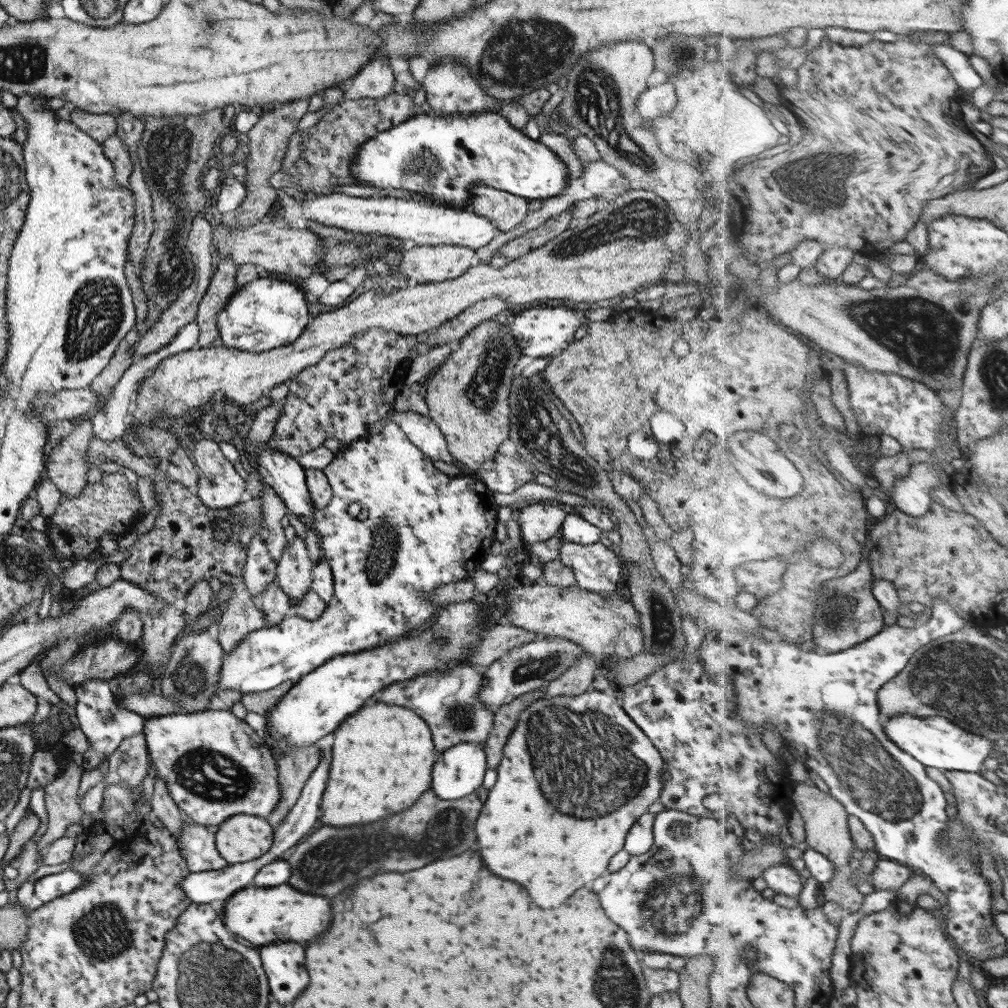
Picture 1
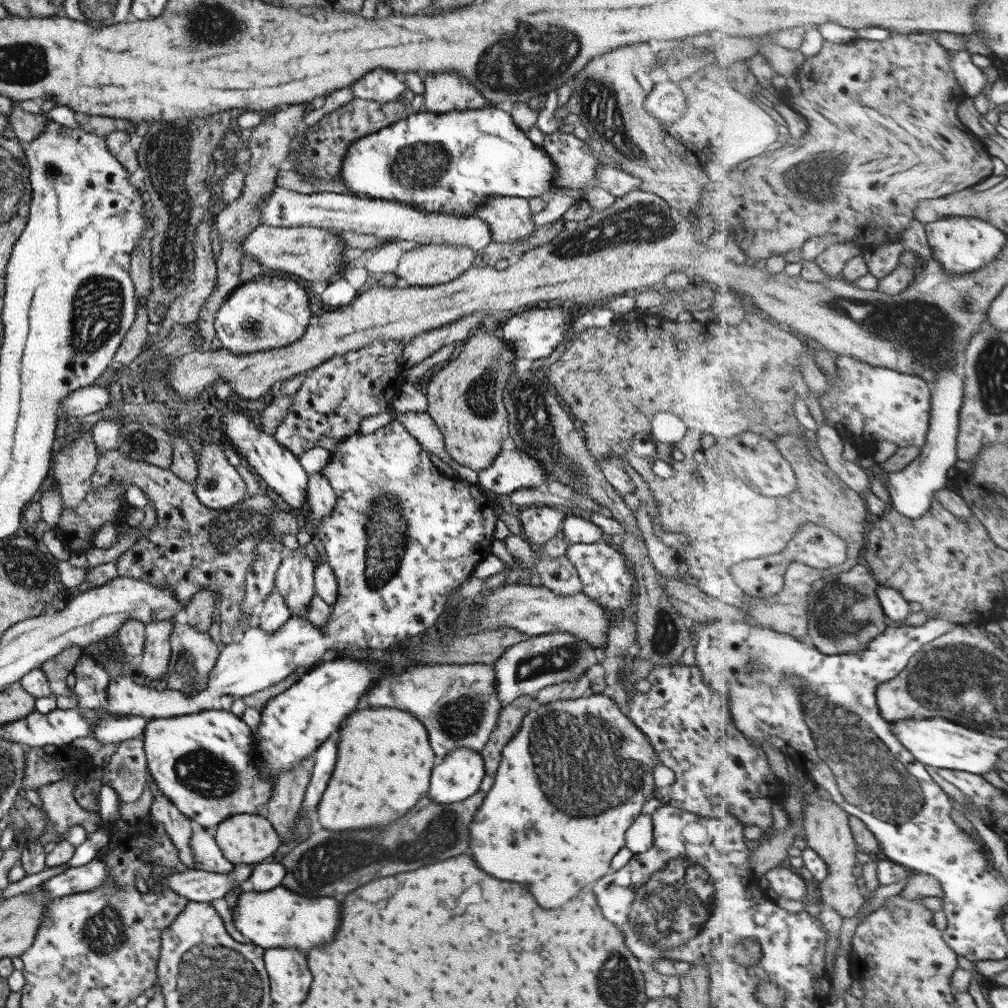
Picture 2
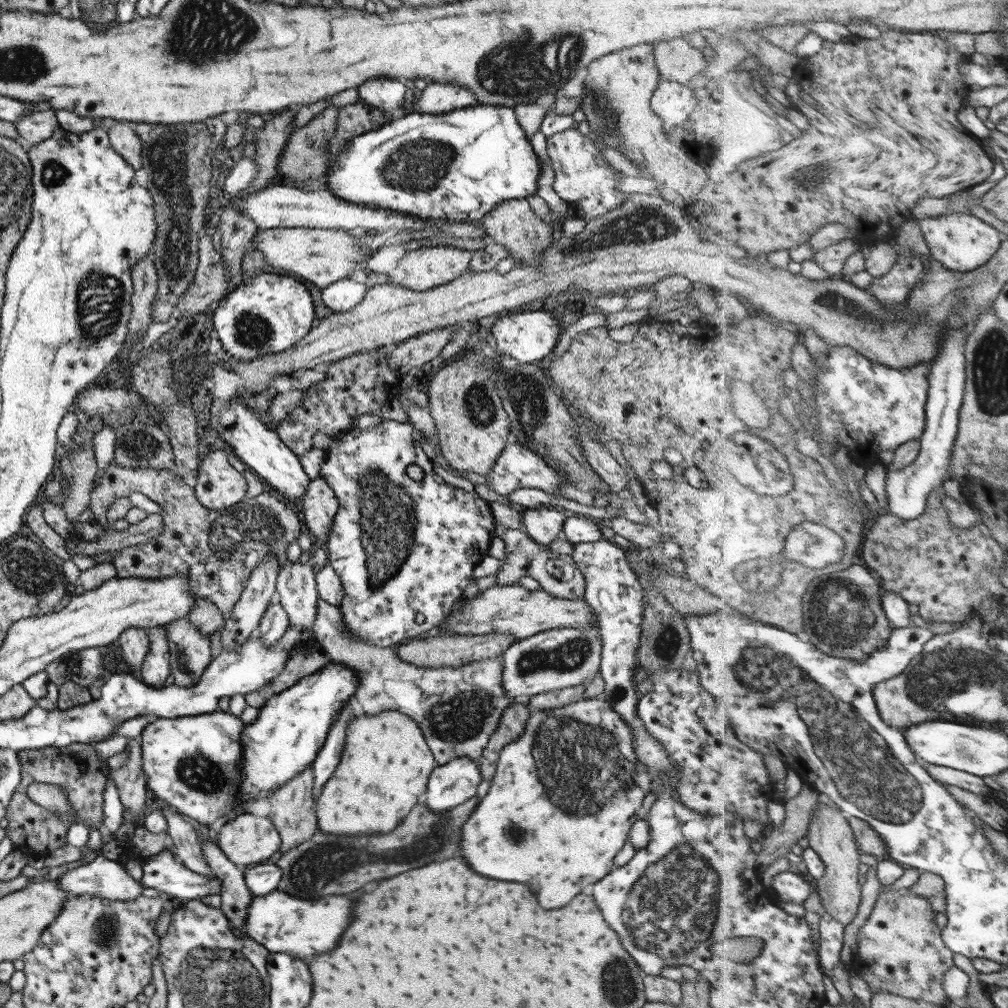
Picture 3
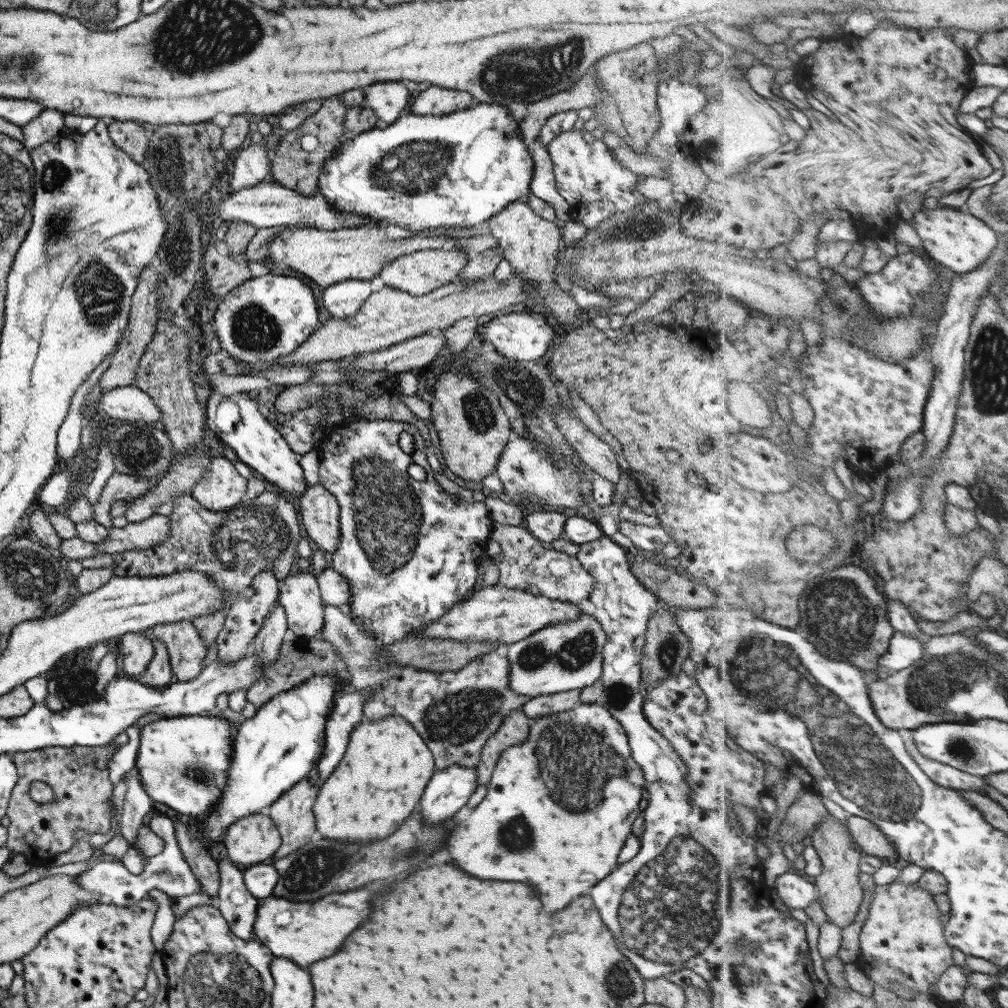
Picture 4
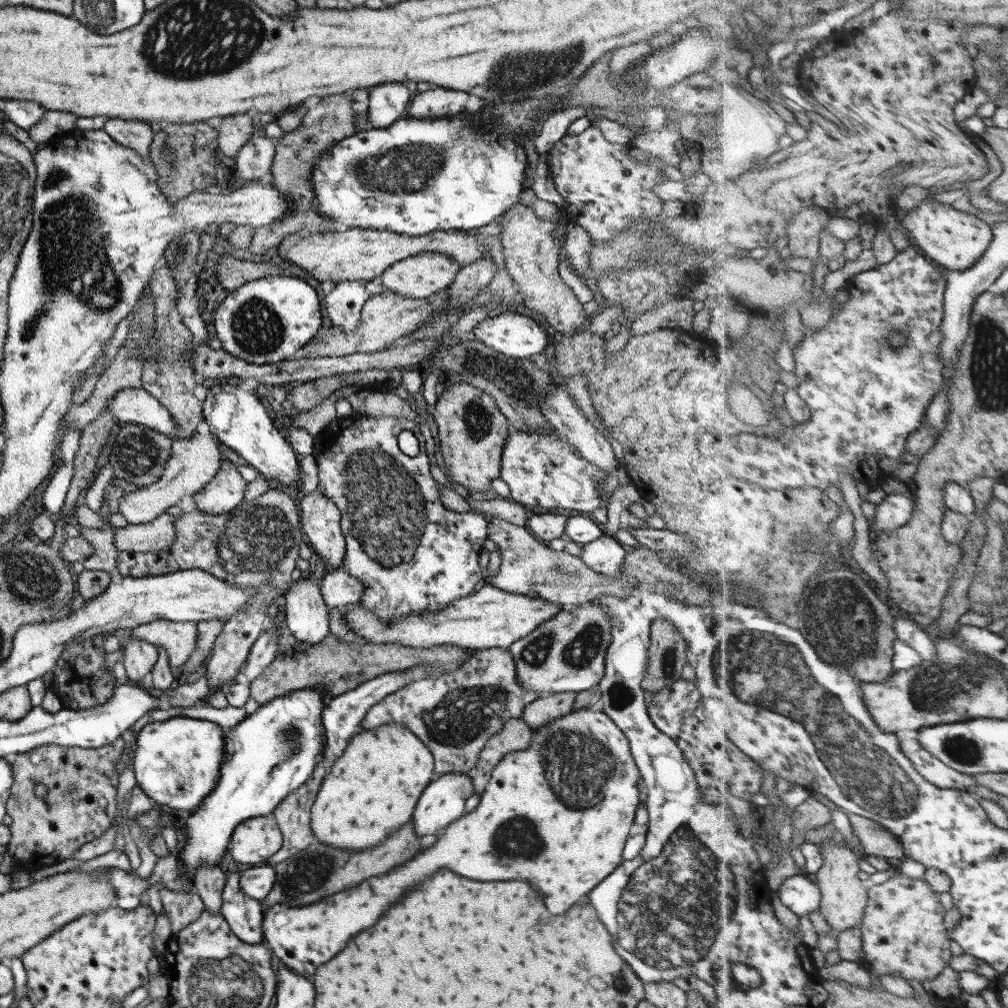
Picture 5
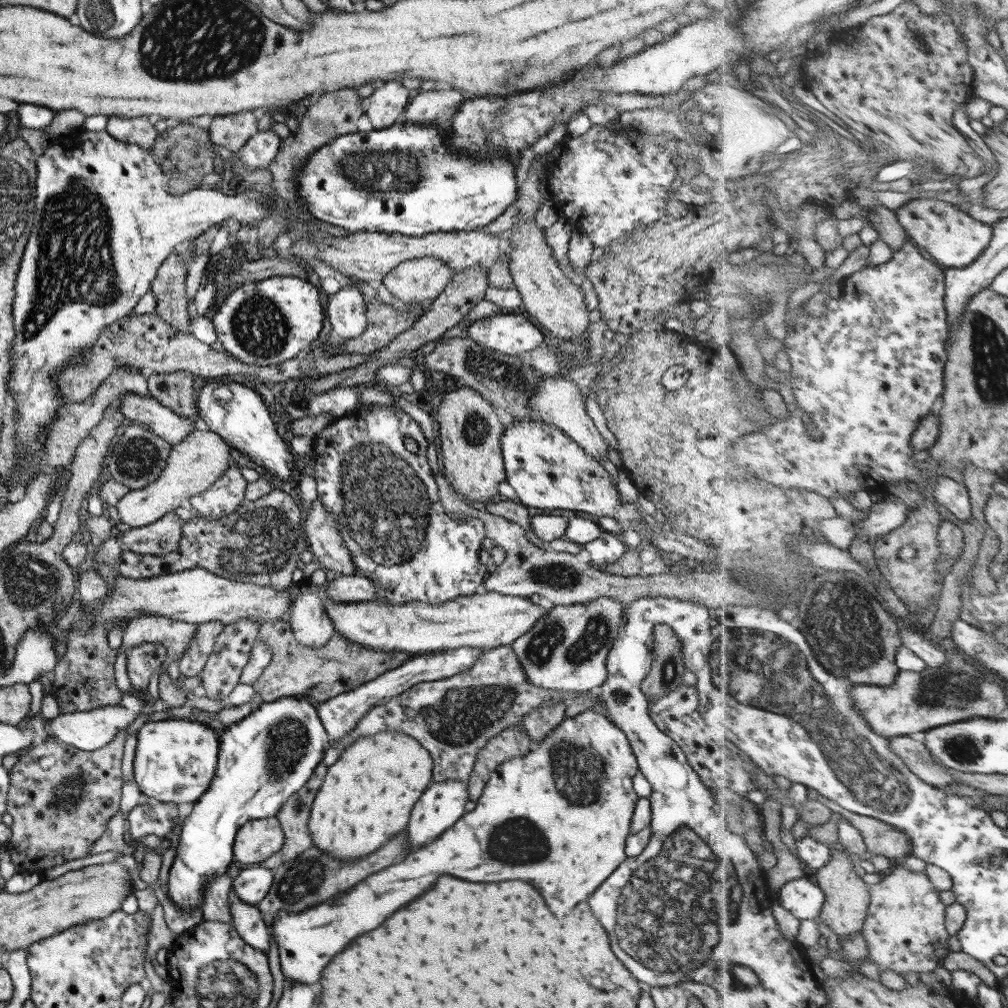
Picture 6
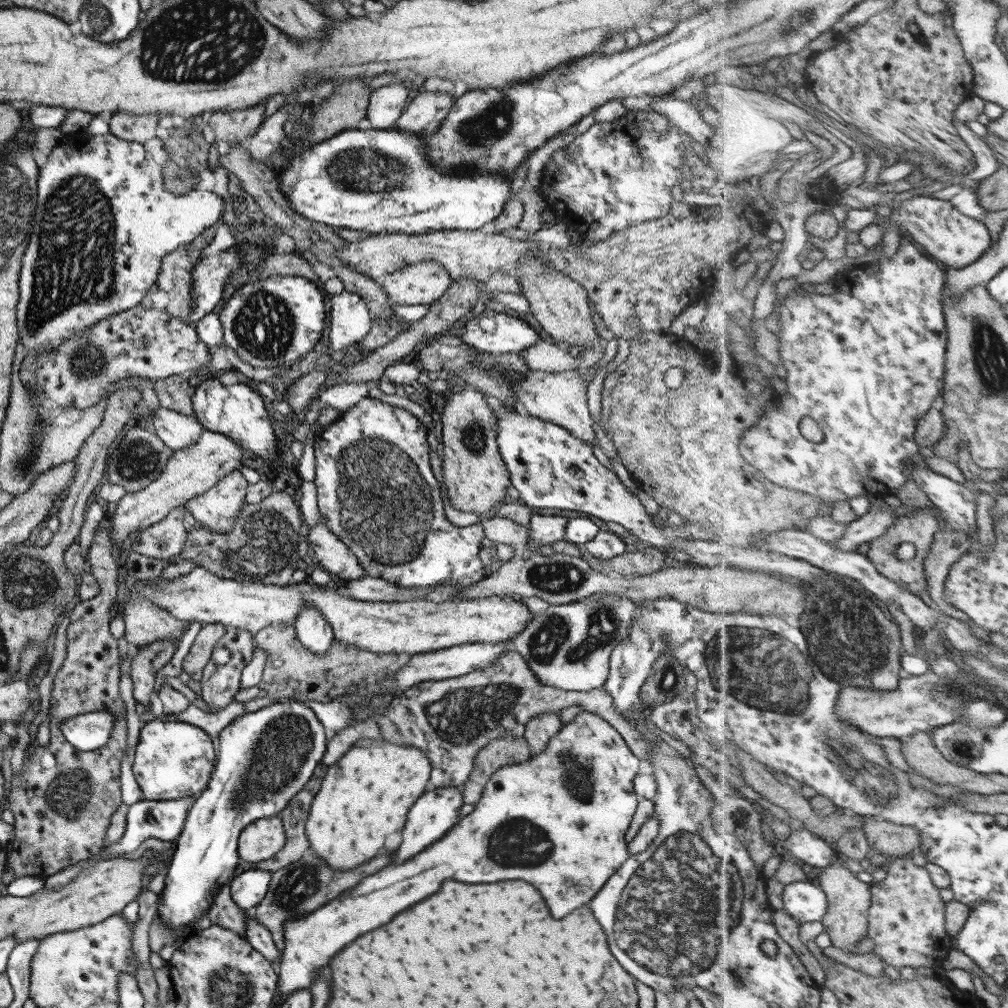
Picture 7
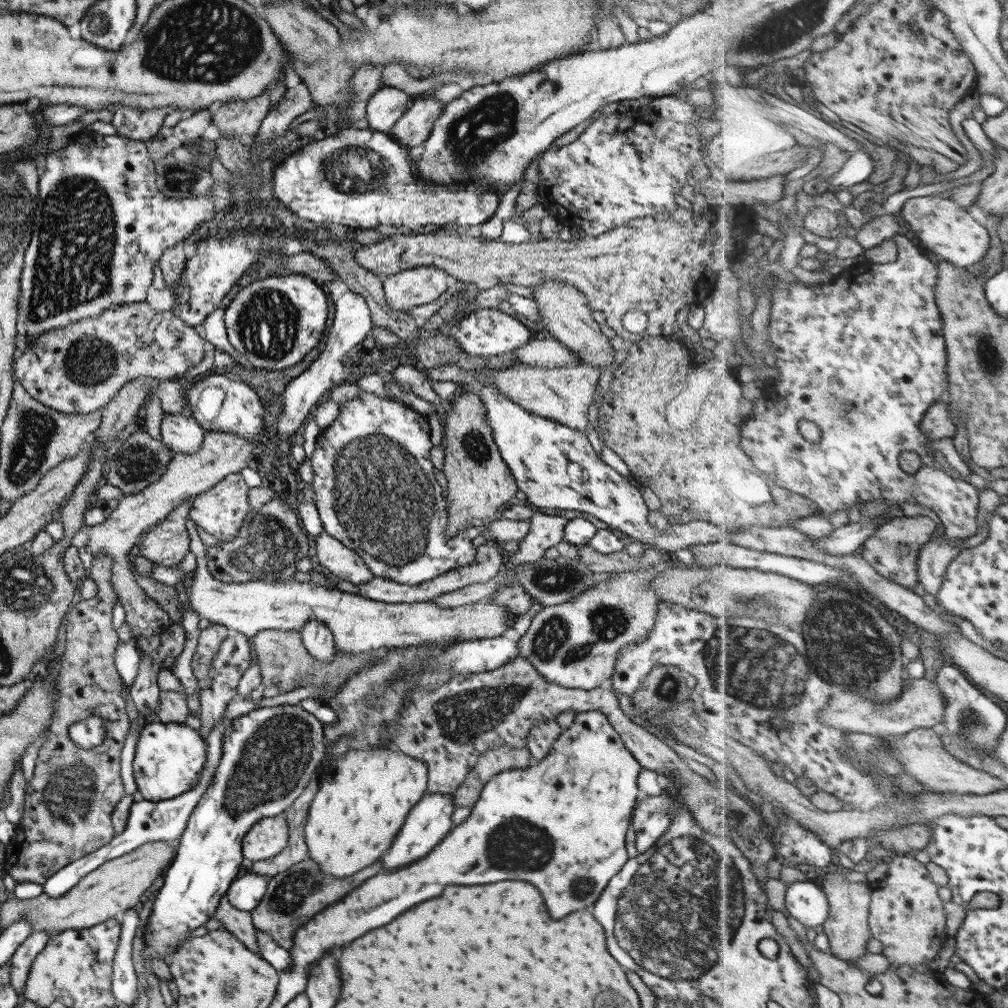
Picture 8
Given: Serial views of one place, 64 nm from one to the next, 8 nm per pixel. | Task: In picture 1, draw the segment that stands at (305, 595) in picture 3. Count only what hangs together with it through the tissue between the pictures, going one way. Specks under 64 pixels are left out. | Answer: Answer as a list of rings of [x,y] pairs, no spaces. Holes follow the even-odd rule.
[[[296,536],[284,547],[278,561],[275,579],[278,586],[289,594],[290,601],[299,601],[311,588],[311,572],[314,565],[304,539]]]

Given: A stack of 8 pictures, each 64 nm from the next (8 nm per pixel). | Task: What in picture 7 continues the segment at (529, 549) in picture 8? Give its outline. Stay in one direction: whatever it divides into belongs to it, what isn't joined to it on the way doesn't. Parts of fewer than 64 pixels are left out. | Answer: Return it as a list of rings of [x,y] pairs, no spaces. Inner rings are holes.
[[[533,514],[530,521],[529,547],[533,551],[540,551],[540,545],[551,545],[564,539],[569,519],[561,515]]]

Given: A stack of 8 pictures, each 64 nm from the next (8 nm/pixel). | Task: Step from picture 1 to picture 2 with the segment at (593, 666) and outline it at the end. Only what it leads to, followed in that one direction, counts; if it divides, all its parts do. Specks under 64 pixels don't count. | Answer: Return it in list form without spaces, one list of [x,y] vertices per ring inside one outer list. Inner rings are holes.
[[[588,670],[580,675],[580,678],[574,678],[570,682],[562,682],[557,685],[546,686],[540,690],[535,698],[535,703],[544,706],[552,701],[558,700],[576,700],[589,694],[592,681],[593,670]]]

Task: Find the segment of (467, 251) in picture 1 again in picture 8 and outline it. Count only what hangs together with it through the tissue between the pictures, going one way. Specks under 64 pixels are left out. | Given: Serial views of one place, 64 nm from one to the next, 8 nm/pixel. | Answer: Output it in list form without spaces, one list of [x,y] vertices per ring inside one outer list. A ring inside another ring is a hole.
[[[432,266],[402,270],[384,277],[382,282],[387,303],[403,313],[438,300],[448,290],[448,274]]]

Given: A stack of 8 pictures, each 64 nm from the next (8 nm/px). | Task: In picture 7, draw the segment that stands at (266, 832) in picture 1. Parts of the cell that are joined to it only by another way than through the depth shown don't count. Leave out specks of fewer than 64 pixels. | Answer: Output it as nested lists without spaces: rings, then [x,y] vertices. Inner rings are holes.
[[[279,817],[252,822],[240,833],[237,851],[246,862],[262,862],[272,858],[286,844],[287,836]]]

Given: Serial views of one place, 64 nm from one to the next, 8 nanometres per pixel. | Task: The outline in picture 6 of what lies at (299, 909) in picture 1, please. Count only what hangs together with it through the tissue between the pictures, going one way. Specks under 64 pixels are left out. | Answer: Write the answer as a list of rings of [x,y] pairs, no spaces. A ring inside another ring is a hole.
[[[586,710],[574,718],[565,718],[564,722],[560,723],[556,728],[553,728],[547,735],[544,735],[540,745],[534,745],[532,750],[526,754],[526,756],[514,757],[505,760],[502,764],[499,764],[492,774],[490,774],[489,781],[484,787],[483,793],[477,800],[476,806],[470,812],[465,813],[456,823],[454,823],[448,830],[445,830],[440,837],[432,840],[430,843],[418,848],[418,850],[411,851],[404,860],[399,860],[390,866],[380,870],[378,874],[370,874],[370,878],[362,880],[358,886],[350,888],[348,892],[340,892],[336,897],[332,897],[327,901],[321,902],[316,906],[311,906],[306,910],[289,913],[288,911],[277,912],[273,916],[273,921],[269,933],[274,942],[278,944],[278,952],[280,953],[280,964],[282,968],[285,980],[288,982],[299,982],[314,984],[320,980],[320,972],[322,968],[330,962],[330,958],[334,958],[338,952],[344,950],[344,946],[354,940],[356,936],[364,934],[364,932],[370,932],[372,928],[380,926],[380,922],[384,922],[390,914],[394,914],[394,910],[406,906],[412,898],[420,896],[424,890],[432,888],[434,882],[438,880],[440,874],[450,874],[450,876],[456,876],[456,878],[462,878],[462,880],[468,880],[468,882],[502,882],[502,880],[526,880],[528,884],[536,886],[536,890],[540,890],[542,898],[546,900],[550,912],[554,916],[566,916],[572,912],[572,908],[578,904],[578,902],[584,902],[610,874],[612,874],[620,863],[629,860],[625,853],[625,842],[630,835],[630,823],[634,814],[634,808],[636,808],[636,801],[639,796],[633,787],[633,780],[637,773],[640,771],[639,766],[630,747],[630,742],[627,740],[625,732],[613,722],[610,722],[608,718],[600,714],[592,712],[592,710]]]

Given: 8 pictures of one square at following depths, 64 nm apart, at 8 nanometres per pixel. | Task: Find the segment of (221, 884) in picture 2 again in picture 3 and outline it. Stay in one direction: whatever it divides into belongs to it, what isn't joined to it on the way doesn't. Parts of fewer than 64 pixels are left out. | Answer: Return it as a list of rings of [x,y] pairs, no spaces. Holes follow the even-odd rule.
[[[170,844],[169,848],[164,848],[158,854],[152,857],[144,857],[144,863],[142,863],[143,879],[140,884],[130,877],[124,865],[117,861],[106,859],[102,854],[99,854],[87,864],[66,871],[62,878],[58,878],[57,882],[70,895],[89,895],[122,902],[140,896],[142,886],[155,888],[158,891],[169,894],[170,897],[183,899],[185,902],[221,893],[221,880],[218,877],[209,877],[186,868],[175,859],[173,850],[173,845]]]

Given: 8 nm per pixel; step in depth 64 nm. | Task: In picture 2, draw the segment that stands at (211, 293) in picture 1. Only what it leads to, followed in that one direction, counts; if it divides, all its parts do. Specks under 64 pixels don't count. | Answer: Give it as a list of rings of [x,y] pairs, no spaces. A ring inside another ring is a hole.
[[[307,103],[290,105],[284,110],[280,110],[275,114],[264,117],[260,124],[252,129],[248,134],[246,147],[250,149],[251,158],[245,164],[244,188],[240,197],[236,201],[227,205],[227,207],[218,214],[216,220],[216,228],[220,233],[220,241],[222,251],[217,259],[216,267],[218,267],[218,278],[216,278],[216,288],[212,294],[206,299],[202,305],[199,317],[197,318],[197,326],[205,346],[216,338],[215,316],[217,310],[220,310],[222,303],[229,295],[236,290],[242,283],[239,280],[242,268],[242,242],[246,240],[246,236],[254,231],[260,225],[260,203],[275,189],[275,180],[278,176],[278,170],[282,168],[282,162],[287,160],[287,156],[291,153],[291,143],[295,135],[302,130],[302,120],[305,116]]]

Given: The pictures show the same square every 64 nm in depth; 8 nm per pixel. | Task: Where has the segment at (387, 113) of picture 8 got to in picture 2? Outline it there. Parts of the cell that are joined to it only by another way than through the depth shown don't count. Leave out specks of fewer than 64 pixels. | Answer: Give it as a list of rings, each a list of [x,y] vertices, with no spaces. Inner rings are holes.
[[[372,69],[350,87],[355,98],[373,100],[379,103],[387,103],[400,99],[400,96],[408,95],[402,79],[398,74],[388,69]]]

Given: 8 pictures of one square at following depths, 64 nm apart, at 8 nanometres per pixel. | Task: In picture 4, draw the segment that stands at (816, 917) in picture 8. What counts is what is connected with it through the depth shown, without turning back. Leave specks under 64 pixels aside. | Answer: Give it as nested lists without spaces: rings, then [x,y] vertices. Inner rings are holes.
[[[792,872],[784,873],[776,880],[777,892],[783,902],[788,907],[801,908],[802,910],[806,910],[818,898],[816,885],[808,878]]]

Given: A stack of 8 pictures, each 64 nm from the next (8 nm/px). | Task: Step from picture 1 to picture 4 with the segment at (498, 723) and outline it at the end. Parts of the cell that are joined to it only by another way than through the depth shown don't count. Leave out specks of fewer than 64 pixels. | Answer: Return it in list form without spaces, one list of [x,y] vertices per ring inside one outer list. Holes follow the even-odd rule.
[[[522,709],[514,710],[508,714],[507,718],[504,718],[500,728],[488,738],[480,760],[474,766],[478,785],[487,785],[491,781],[493,770],[504,750],[526,742],[525,738],[529,735],[529,723]]]

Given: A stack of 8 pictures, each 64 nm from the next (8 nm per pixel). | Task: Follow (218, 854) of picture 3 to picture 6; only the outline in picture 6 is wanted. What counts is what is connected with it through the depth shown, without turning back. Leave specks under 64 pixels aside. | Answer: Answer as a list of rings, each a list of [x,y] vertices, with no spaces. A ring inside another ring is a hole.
[[[232,886],[228,893],[228,900],[234,930],[246,944],[258,950],[263,950],[264,954],[268,955],[270,928],[265,923],[258,904],[251,905],[242,902]]]

